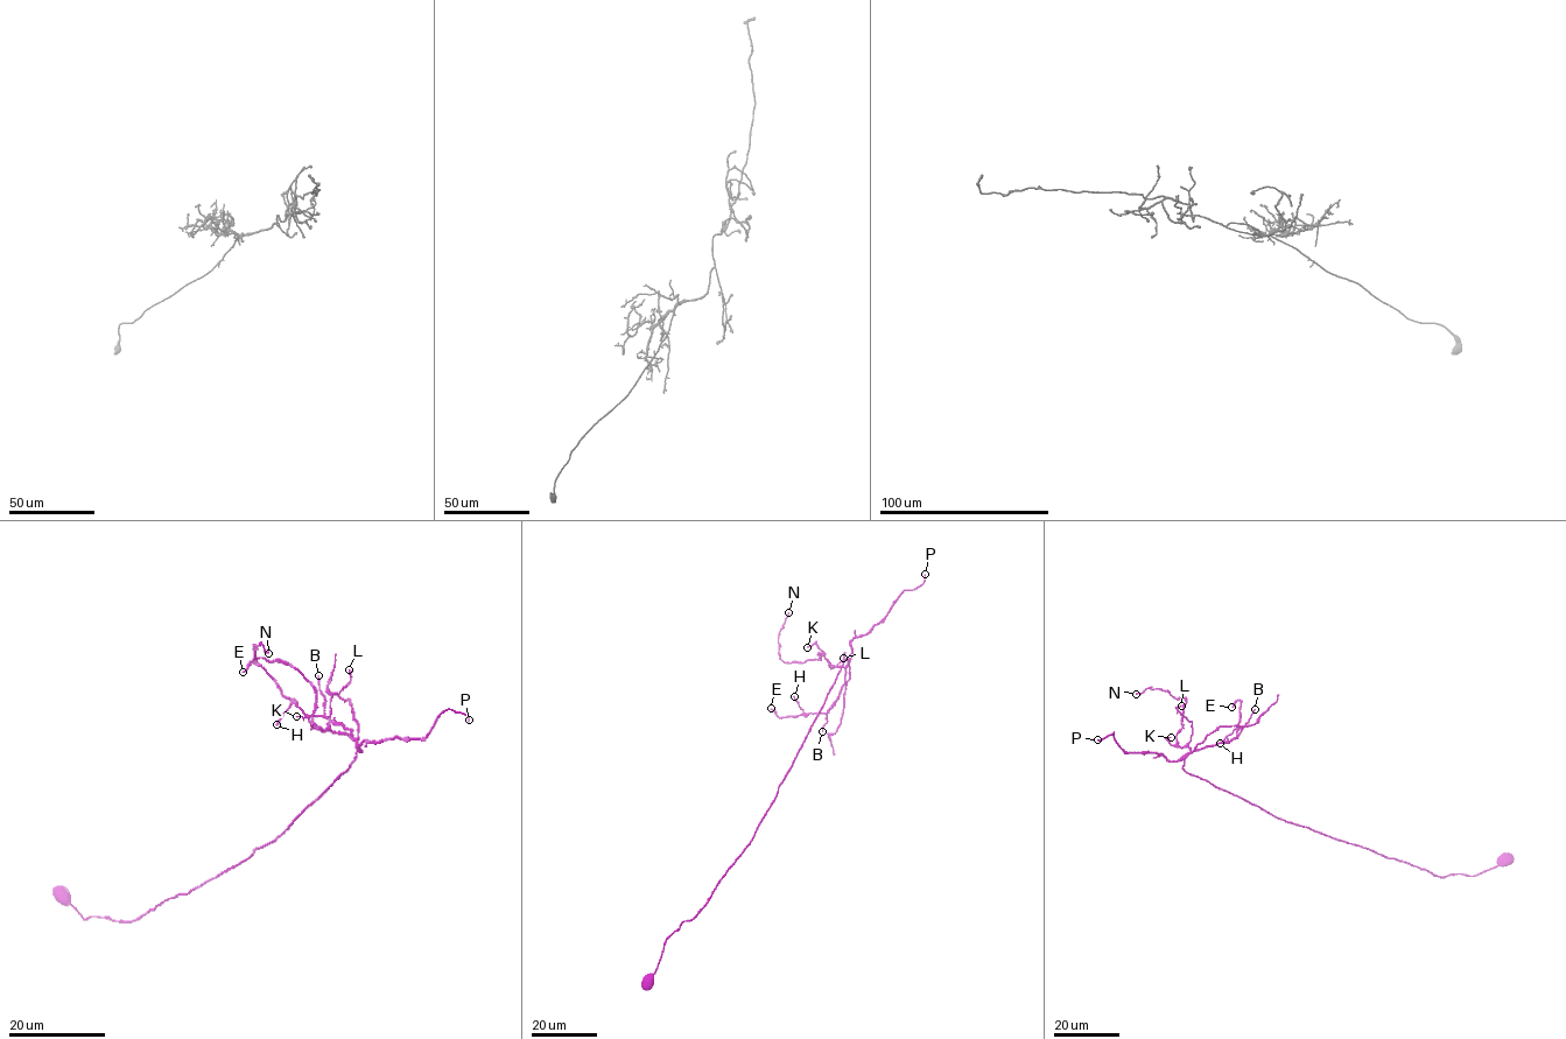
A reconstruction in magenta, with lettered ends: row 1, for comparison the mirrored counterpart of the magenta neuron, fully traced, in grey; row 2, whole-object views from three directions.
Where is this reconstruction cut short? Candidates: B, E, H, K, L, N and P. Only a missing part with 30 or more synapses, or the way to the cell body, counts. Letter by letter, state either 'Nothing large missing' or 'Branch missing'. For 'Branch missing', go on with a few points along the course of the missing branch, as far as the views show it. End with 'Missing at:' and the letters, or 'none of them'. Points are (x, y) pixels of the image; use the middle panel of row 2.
B: Nothing large missing
E: Nothing large missing
H: Nothing large missing
K: Nothing large missing
L: Nothing large missing
N: Nothing large missing
P: Branch missing
Missing at: P

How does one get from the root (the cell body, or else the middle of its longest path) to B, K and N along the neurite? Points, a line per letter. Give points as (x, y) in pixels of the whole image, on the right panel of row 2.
B: (1505, 863), (1473, 876), (1434, 876), (1280, 820), (1185, 770), (1189, 753), (1229, 742), (1255, 709)
K: (1505, 863), (1473, 876), (1438, 877), (1293, 825), (1187, 772), (1182, 765), (1189, 749), (1172, 745), (1171, 737)
N: (1505, 863), (1438, 877), (1280, 820), (1185, 770), (1189, 749), (1177, 736), (1185, 697), (1151, 688), (1136, 694)

